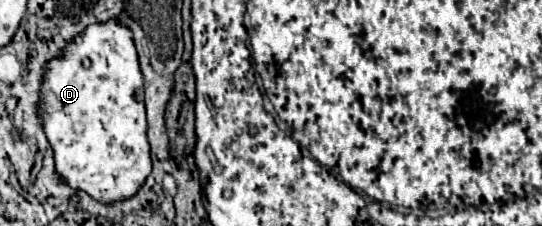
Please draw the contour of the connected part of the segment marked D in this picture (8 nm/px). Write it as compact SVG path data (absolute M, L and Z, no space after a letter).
M116 20L106 24L92 24L82 34L82 44L74 42L64 50L64 56L48 62L44 84L40 90L40 114L44 118L44 132L54 148L56 172L78 190L88 192L94 200L110 204L130 198L148 178L150 146L146 138L146 112L144 112L144 84L138 66L132 32Z

